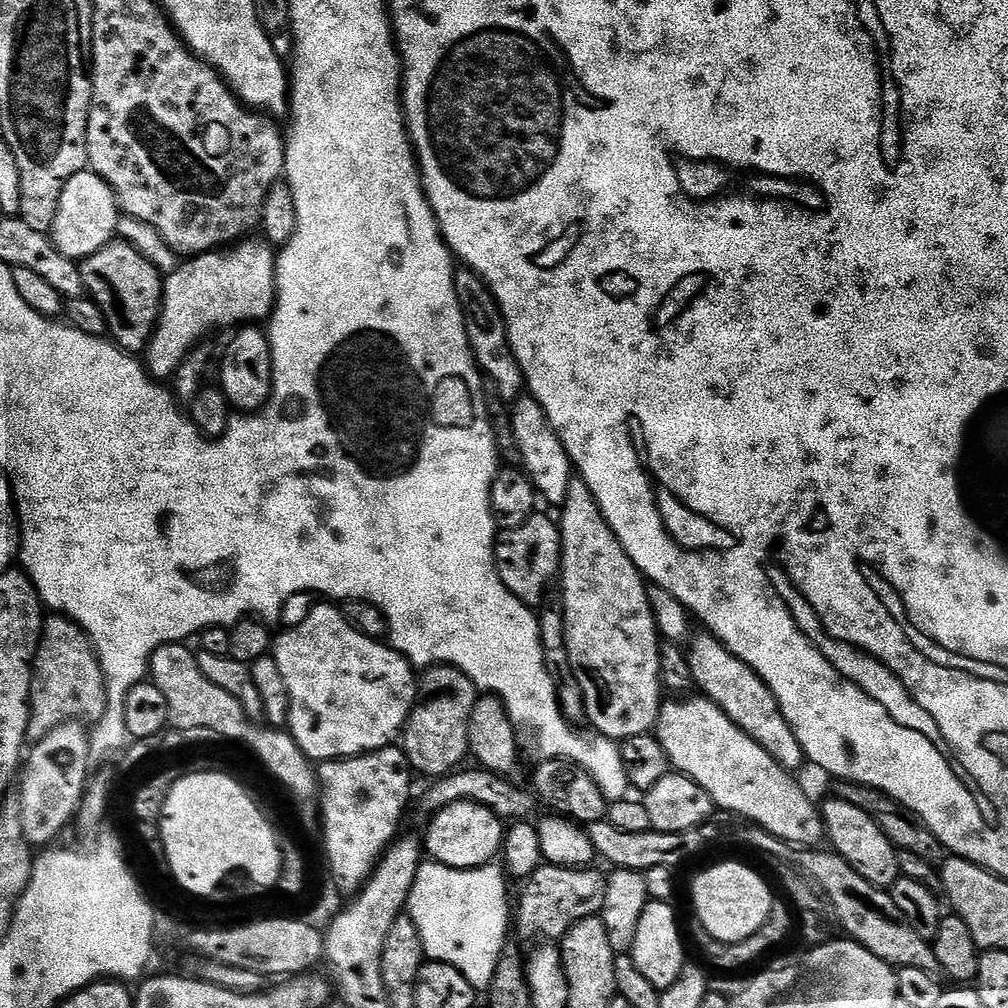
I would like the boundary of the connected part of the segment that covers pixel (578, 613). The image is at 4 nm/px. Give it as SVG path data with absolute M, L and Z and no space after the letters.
M572 478L564 503L559 509L560 530L560 604L562 609L563 651L576 667L575 683L584 694L584 711L597 733L613 742L646 736L653 731L660 715L662 685L660 683L660 644L656 620L648 605L648 592L639 568L624 550L621 537L615 536L604 520L598 502L590 494L584 481Z

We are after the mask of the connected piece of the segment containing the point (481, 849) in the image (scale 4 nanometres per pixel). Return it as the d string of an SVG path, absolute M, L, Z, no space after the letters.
M463 800L435 813L427 824L428 833L422 836L422 848L437 864L445 864L448 868L482 868L501 855L506 828L486 806Z

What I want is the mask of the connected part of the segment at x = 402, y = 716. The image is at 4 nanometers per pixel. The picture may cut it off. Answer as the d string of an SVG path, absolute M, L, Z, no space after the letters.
M320 602L317 608L312 608L308 612L308 617L301 624L293 626L289 632L284 632L280 637L275 637L271 645L270 654L278 666L278 674L282 674L282 682L286 684L288 691L288 723L287 731L296 740L307 759L313 762L327 762L329 760L347 760L353 756L362 756L365 752L377 752L380 748L387 748L393 743L392 740L401 735L404 730L404 723L408 721L408 715L412 713L412 705L416 703L416 694L418 691L418 676L407 658L401 652L395 652L387 643L379 639L364 636L358 629L352 627L345 618L343 611L339 607L333 606L328 602Z

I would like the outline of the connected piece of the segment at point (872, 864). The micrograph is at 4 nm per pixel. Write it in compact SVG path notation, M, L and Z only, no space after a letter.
M831 798L819 805L820 819L824 822L827 839L832 839L831 847L844 859L866 882L875 888L891 889L893 882L900 876L900 867L894 847L886 838L886 834L876 825L876 820L870 814L858 810L858 806L850 806L850 802L839 798Z

